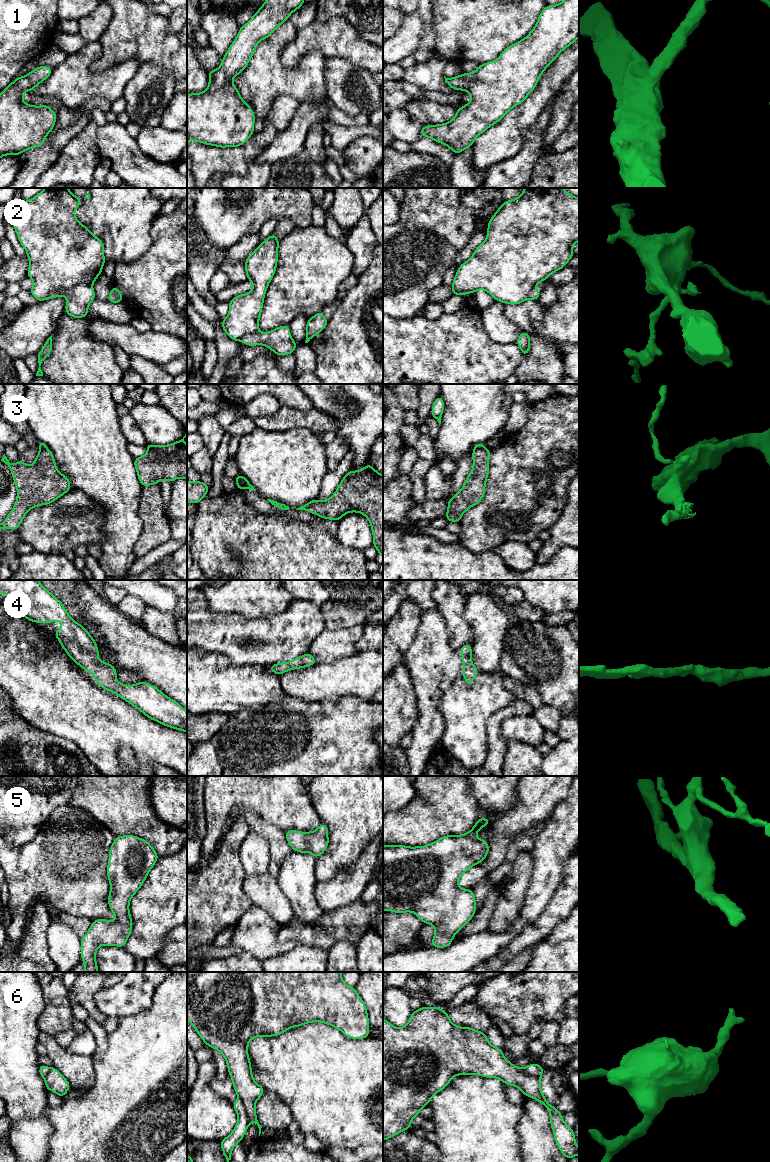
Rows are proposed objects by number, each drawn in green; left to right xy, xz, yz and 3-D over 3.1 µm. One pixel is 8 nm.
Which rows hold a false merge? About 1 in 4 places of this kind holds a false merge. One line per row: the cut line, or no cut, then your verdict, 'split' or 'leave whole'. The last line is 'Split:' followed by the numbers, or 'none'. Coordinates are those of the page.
1: no cut; leave whole
2: cut in xy along (91, 284), (76, 284), (66, 289), (55, 290), (48, 297); split
3: cut in yz along (483, 446), (474, 449); split
4: no cut; leave whole
5: no cut; leave whole
6: cut in xz along (239, 1097), (250, 1122); split
Split: 2, 3, 6

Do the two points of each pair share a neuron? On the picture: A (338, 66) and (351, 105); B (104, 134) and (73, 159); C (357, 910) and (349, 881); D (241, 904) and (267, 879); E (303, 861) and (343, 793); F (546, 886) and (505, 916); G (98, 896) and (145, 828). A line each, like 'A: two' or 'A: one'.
A: one
B: two
C: two
D: two
E: two
F: two
G: two

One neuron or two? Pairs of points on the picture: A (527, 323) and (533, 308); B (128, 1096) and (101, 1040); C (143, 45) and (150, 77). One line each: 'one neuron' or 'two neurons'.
A: one neuron
B: two neurons
C: two neurons

